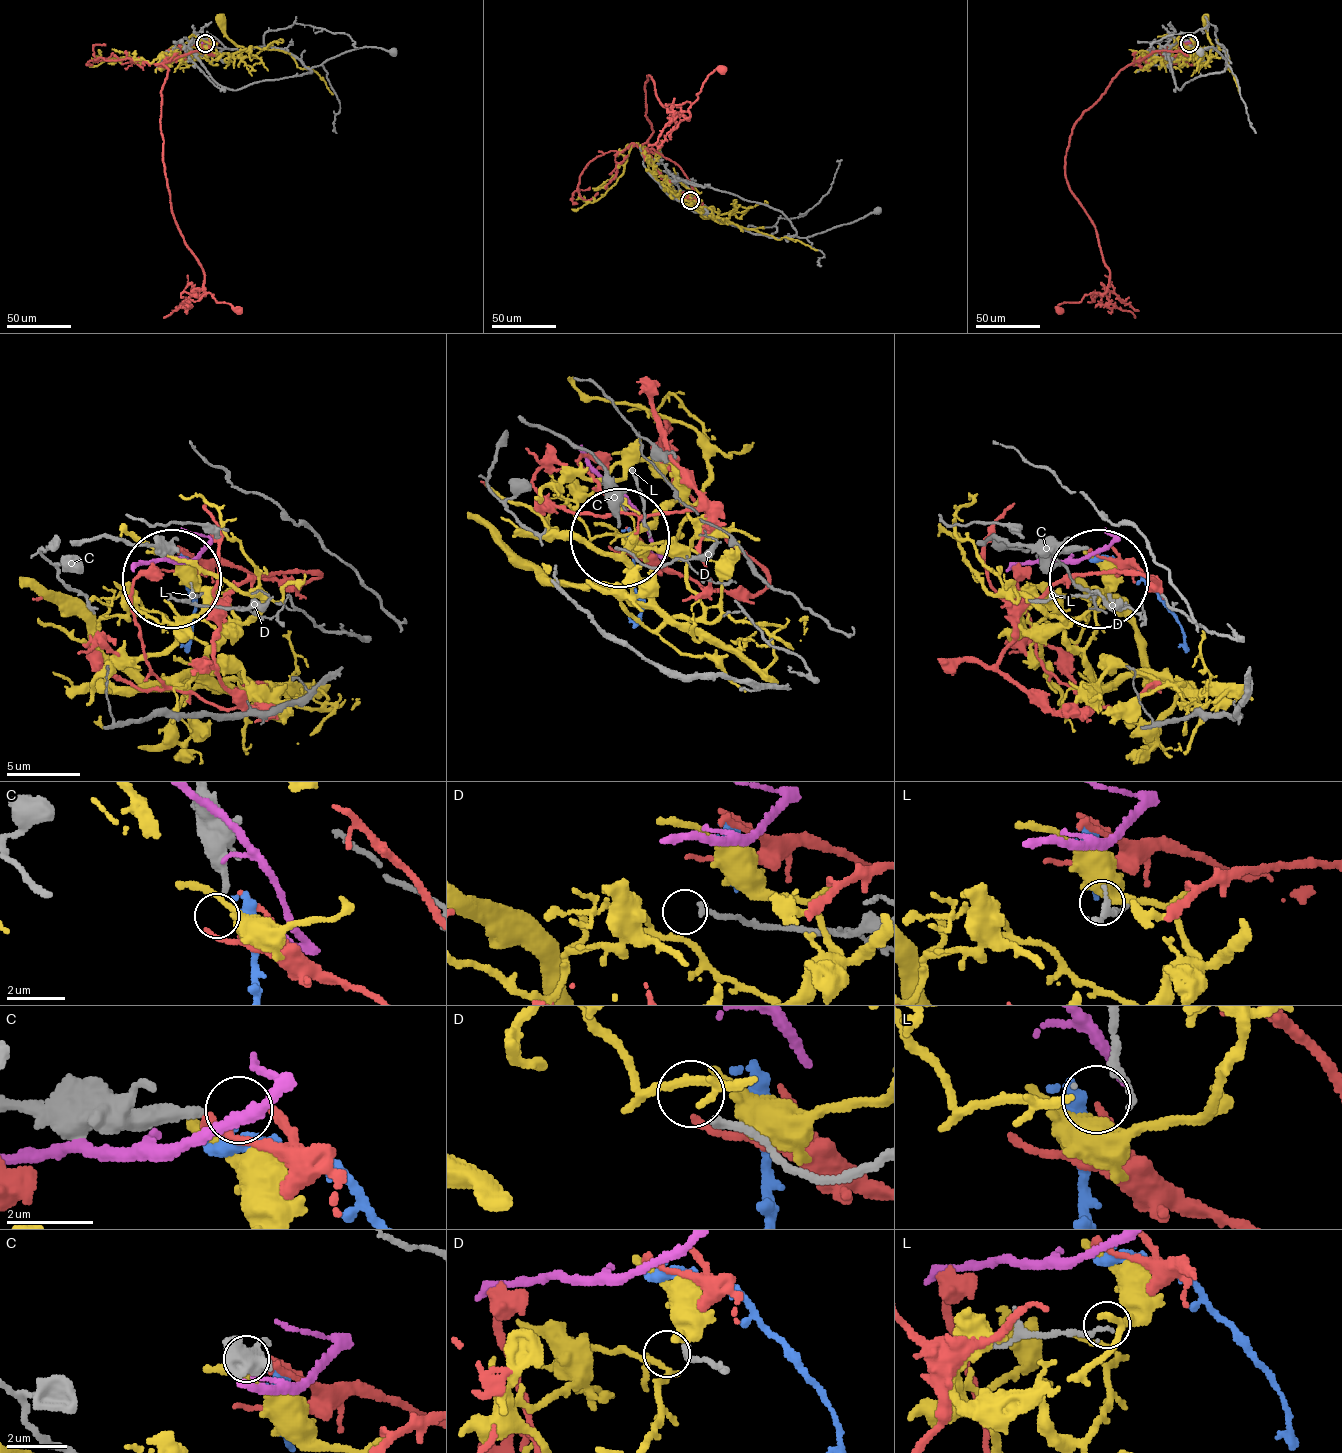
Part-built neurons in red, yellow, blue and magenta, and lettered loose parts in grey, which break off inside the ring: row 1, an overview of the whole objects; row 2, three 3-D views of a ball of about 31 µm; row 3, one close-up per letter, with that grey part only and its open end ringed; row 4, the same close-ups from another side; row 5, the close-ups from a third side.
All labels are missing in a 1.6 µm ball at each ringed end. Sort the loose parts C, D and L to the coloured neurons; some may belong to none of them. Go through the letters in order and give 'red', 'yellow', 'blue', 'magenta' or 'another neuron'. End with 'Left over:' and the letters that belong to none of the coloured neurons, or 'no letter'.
C: another neuron
D: another neuron
L: another neuron
Left over: C, D, L

